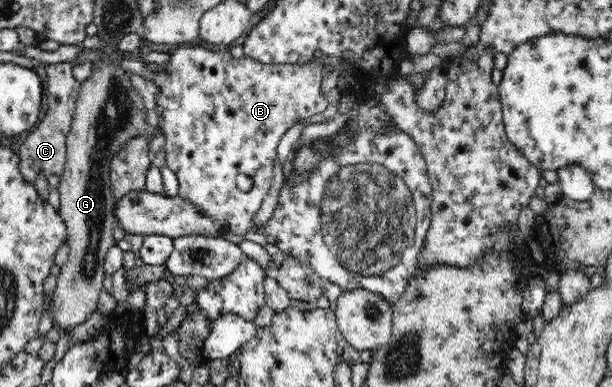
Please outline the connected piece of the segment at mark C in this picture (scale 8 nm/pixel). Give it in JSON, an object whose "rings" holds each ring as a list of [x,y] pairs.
{"rings":[[[63,62],[42,66],[40,72],[44,78],[43,119],[30,132],[20,147],[18,168],[21,177],[34,185],[39,173],[63,175],[66,163],[66,137],[69,133],[76,108],[76,97],[80,83],[73,78],[73,62]]]}

